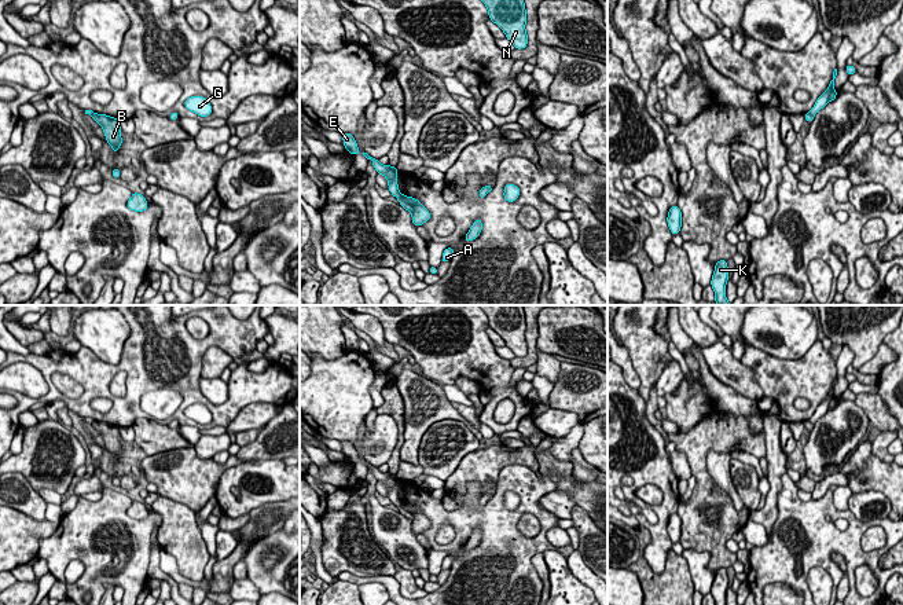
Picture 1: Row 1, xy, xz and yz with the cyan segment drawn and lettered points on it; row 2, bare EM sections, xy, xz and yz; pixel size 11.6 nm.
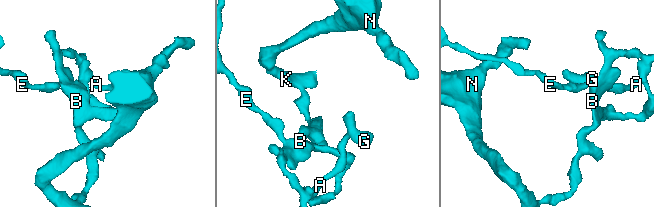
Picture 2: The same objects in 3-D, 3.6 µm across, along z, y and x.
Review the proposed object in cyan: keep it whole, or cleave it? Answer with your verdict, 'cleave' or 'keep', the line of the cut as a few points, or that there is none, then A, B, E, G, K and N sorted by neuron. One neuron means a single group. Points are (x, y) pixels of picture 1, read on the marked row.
cleave; cut in xz along (400, 194), (413, 208), (413, 212); A E G / B K N

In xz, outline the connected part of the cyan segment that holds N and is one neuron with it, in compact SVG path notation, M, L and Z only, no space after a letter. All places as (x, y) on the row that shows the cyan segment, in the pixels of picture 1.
M481 0L488 8L489 19L506 34L517 50L528 45L526 10L524 0Z

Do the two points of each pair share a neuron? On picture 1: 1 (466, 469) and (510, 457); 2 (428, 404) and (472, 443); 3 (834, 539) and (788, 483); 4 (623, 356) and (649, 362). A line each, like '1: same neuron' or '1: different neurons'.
1: same neuron
2: different neurons
3: same neuron
4: different neurons

